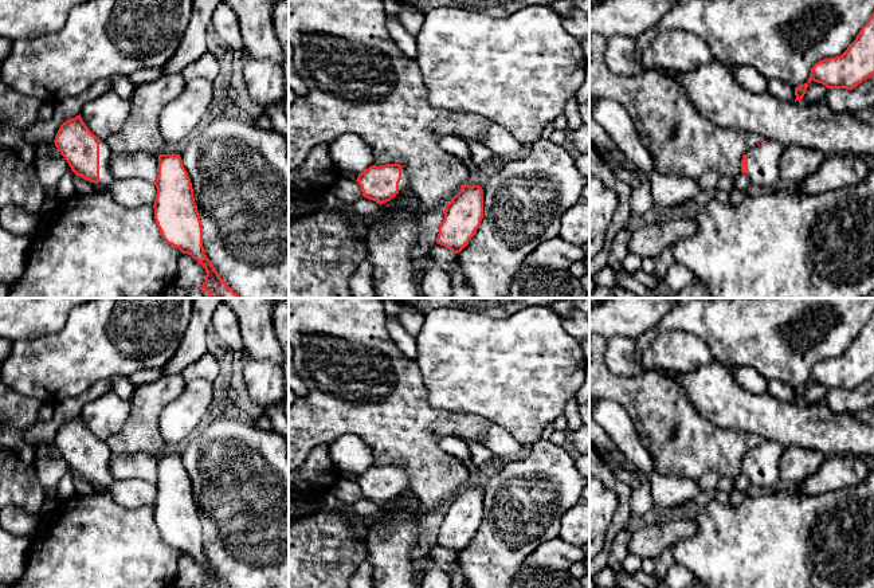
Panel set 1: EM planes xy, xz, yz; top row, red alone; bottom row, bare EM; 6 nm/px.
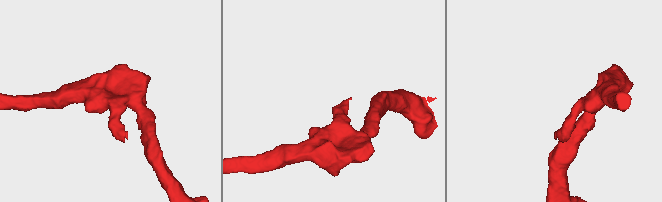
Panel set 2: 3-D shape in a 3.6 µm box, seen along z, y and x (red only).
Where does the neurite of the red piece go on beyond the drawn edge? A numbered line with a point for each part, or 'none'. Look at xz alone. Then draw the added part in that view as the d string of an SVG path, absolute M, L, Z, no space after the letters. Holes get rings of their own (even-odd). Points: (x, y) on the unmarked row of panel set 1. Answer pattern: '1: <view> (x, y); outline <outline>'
1: xz (404, 482); outline M401 469L401 481L399 483L399 493L404 491L409 486L409 477L405 469Z

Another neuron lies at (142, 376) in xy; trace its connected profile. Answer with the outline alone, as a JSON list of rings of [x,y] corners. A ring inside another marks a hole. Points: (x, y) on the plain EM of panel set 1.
[[[162,366],[150,369],[138,369],[129,376],[134,387],[144,385],[162,377]]]

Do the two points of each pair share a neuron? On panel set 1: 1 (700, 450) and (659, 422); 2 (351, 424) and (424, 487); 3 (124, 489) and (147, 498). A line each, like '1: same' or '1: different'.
1: same
2: same
3: same

